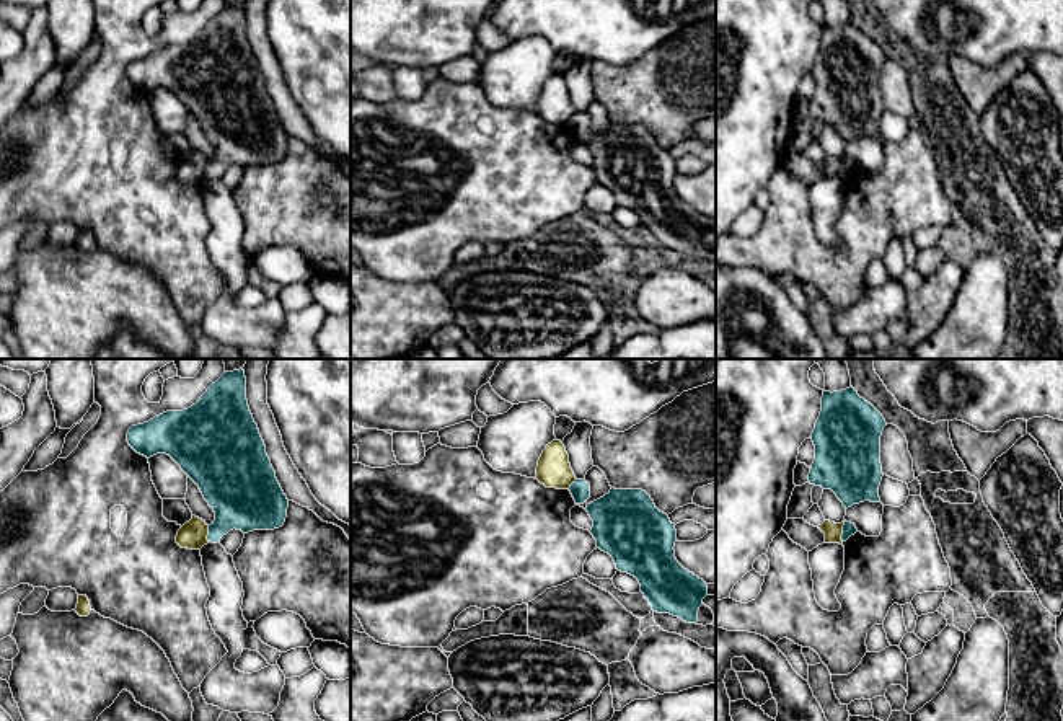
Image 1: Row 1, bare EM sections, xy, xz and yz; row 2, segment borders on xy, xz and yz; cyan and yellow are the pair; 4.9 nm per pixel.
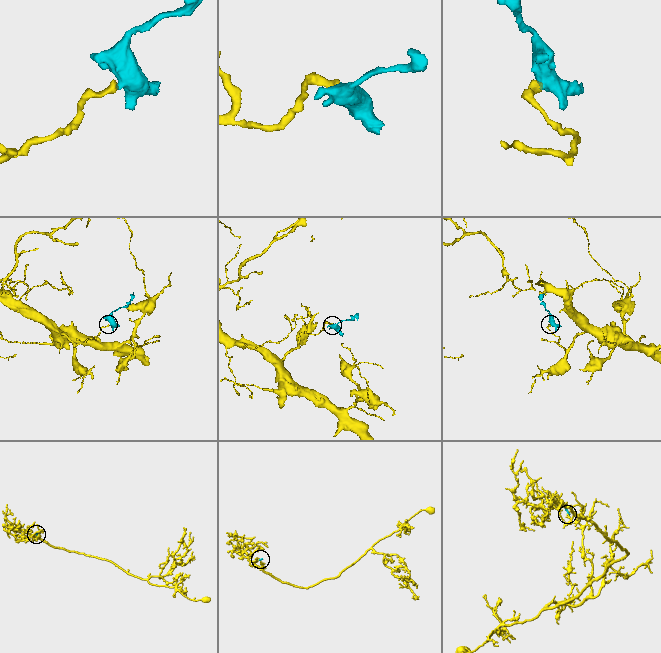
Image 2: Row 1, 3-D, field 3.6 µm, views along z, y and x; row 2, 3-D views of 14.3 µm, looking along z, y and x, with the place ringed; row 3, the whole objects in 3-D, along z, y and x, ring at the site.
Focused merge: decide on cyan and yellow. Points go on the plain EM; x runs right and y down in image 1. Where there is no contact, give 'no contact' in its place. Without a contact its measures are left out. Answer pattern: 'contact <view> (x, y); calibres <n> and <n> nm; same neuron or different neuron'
contact yz (843, 167); calibres 70 and 90 nm; different neuron

